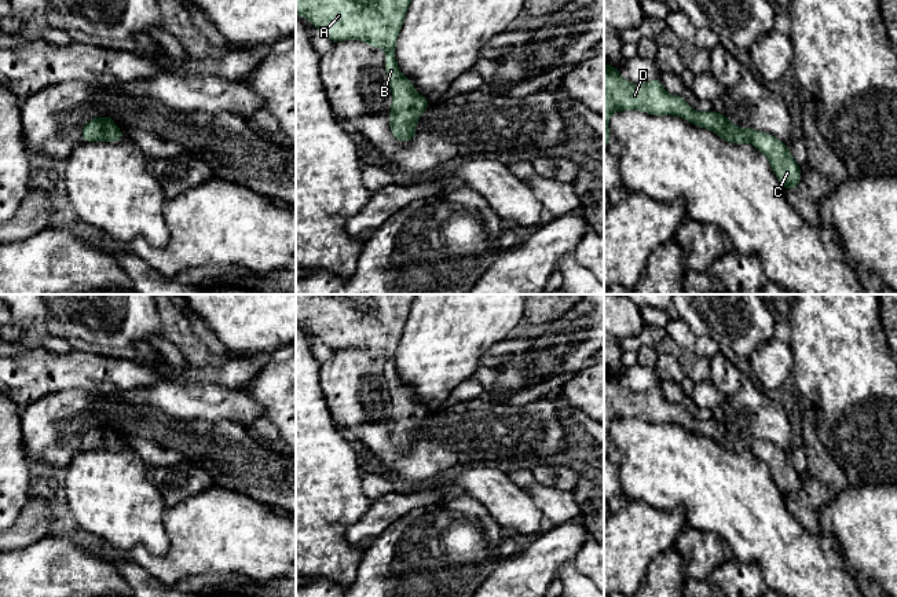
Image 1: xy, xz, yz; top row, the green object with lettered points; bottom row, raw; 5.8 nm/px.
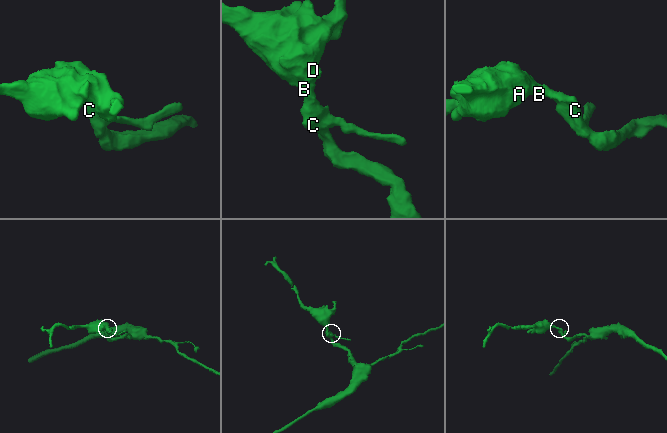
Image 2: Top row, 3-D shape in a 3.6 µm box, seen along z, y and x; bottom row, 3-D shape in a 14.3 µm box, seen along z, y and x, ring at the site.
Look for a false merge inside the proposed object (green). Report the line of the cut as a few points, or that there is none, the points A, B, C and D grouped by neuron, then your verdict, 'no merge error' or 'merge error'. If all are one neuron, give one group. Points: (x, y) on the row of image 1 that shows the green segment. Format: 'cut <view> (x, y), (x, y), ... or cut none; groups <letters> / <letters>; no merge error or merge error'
cut none; groups A B C D; no merge error

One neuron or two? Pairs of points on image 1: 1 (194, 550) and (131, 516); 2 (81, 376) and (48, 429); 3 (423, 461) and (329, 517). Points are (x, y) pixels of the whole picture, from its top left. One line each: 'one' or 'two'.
1: two
2: two
3: two

